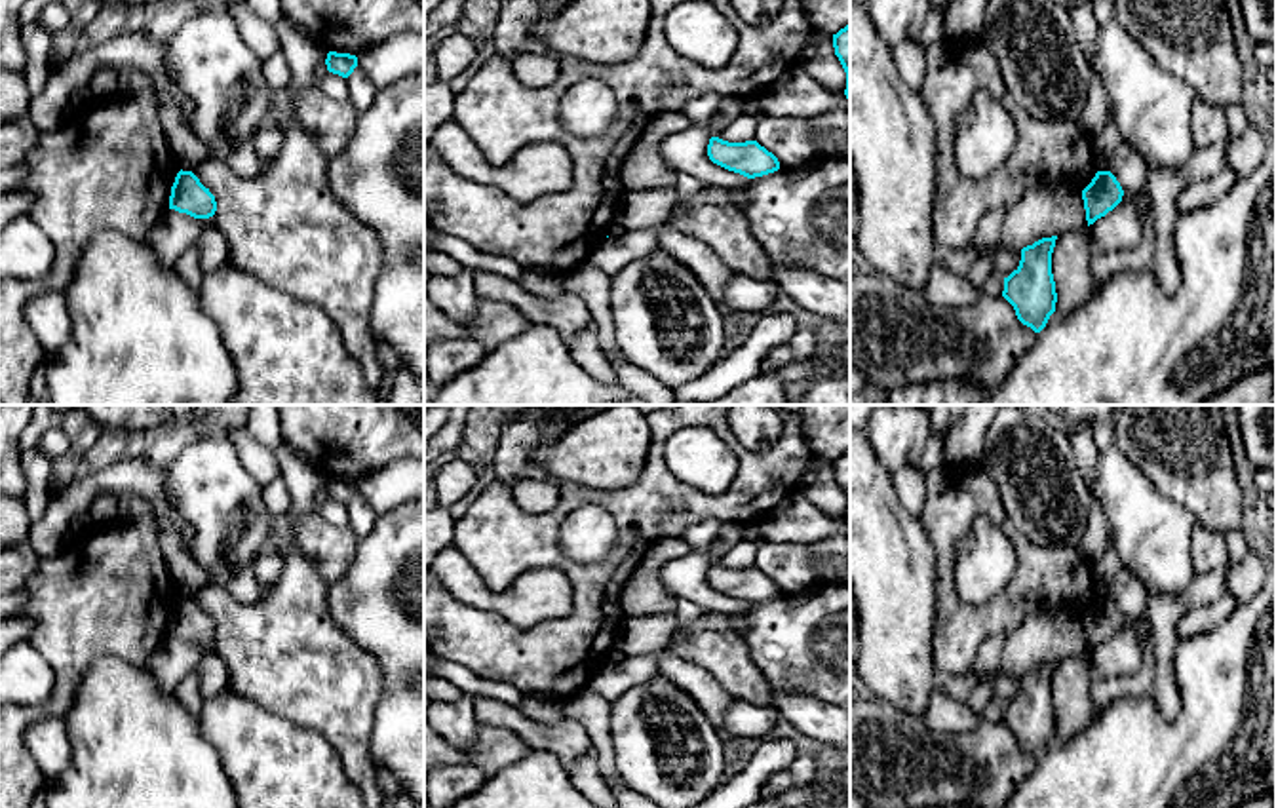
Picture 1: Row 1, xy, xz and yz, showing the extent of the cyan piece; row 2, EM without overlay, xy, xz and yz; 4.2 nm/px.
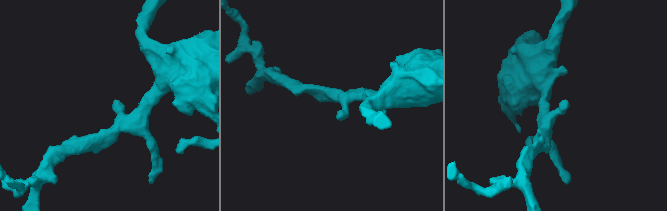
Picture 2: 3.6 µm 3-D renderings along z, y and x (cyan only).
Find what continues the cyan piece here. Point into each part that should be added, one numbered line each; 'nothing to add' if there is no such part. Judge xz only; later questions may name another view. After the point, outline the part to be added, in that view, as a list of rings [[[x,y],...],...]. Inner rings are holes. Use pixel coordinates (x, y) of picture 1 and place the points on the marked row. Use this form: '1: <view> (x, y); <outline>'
nothing to add

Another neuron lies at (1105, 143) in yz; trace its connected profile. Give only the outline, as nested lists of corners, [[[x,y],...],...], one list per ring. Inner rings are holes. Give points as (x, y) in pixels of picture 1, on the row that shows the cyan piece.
[[[1111,105],[1109,120],[1107,120],[1103,131],[1097,137],[1093,137],[1093,150],[1095,150],[1099,171],[1107,171],[1109,160],[1112,158],[1112,154],[1120,143],[1122,143],[1122,139],[1116,129],[1116,124],[1114,124],[1114,112],[1112,112],[1112,105]]]

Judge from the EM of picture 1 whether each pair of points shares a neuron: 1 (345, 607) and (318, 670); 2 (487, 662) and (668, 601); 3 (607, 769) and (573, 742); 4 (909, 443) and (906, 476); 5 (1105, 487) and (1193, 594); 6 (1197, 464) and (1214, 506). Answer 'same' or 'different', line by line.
1: different
2: different
3: different
4: different
5: different
6: same

